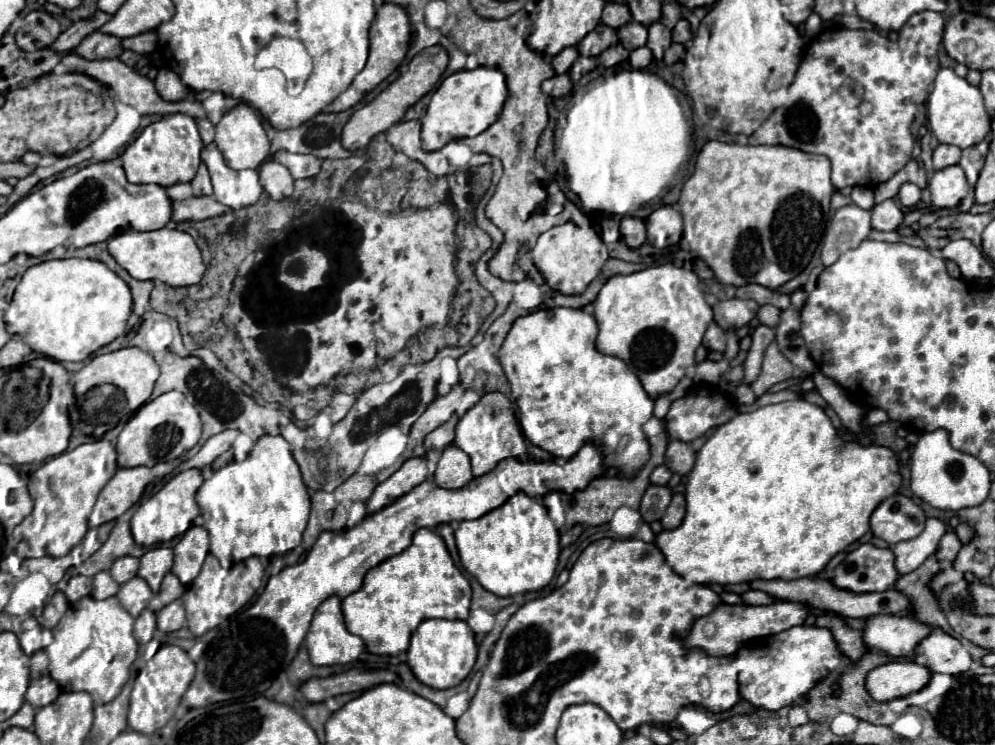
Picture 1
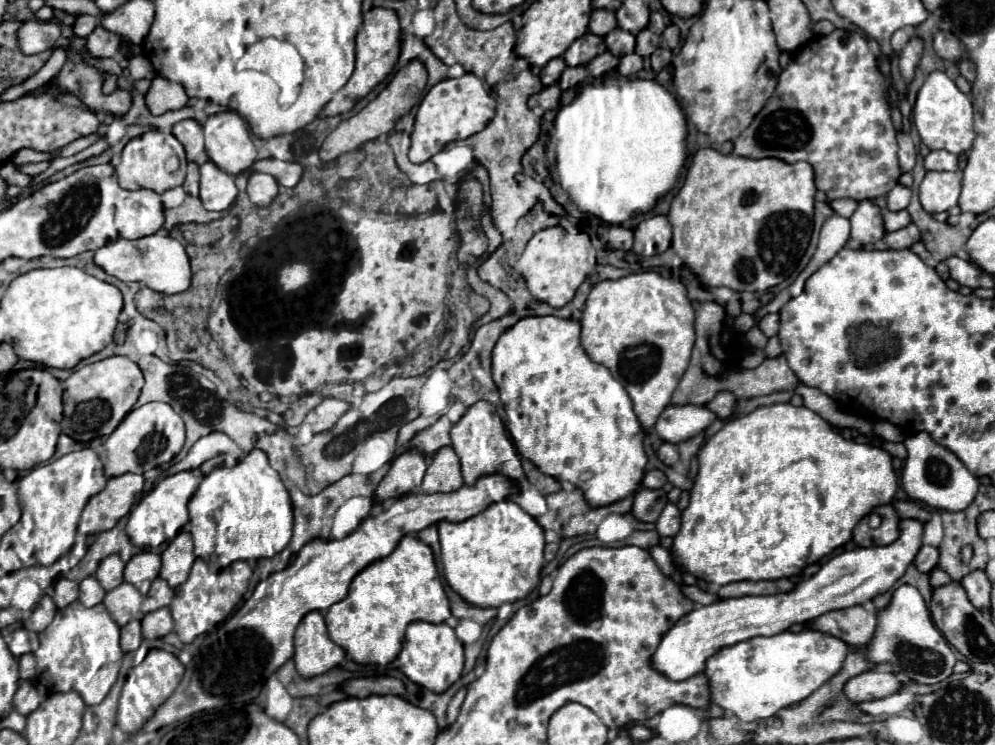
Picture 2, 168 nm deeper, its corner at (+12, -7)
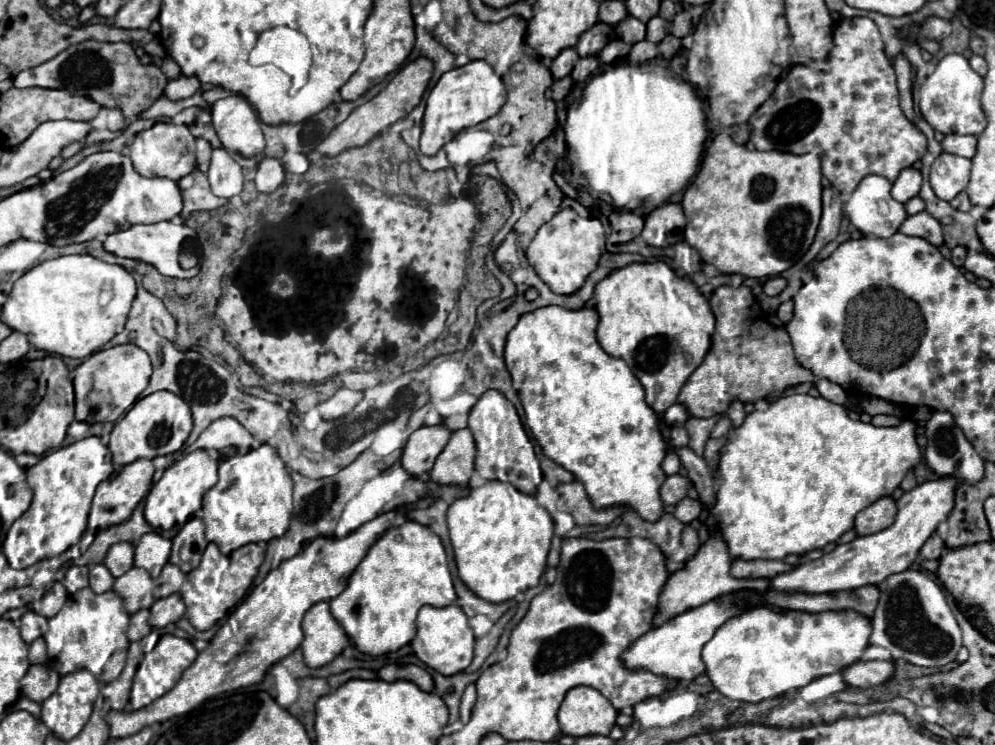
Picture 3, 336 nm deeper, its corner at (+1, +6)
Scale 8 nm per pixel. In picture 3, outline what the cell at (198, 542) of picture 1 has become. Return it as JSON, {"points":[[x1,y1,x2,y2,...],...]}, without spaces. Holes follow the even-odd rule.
{"points":[[191,518,173,538,173,550,169,562,179,566,187,574,199,566,205,546,207,546,205,524,199,518]]}

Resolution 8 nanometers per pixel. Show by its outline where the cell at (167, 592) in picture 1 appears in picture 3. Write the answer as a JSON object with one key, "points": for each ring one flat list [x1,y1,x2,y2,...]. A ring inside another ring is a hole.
{"points":[[167,564,161,570,159,578,155,580,155,598,165,598,165,596,169,596,173,592,179,592,183,580,185,580,185,574,179,570,179,566]]}

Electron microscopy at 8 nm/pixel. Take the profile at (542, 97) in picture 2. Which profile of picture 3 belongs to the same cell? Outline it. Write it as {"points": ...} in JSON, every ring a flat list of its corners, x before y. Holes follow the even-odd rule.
{"points":[[569,76,563,78,563,80,555,80,553,86,551,86,551,100,555,100,555,102,563,100,569,94,571,86,573,86,573,80]]}

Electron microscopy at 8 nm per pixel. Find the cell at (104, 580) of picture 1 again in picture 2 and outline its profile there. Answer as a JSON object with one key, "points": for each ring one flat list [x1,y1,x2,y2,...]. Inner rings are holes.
{"points":[[86,577,82,583,80,583,80,603,84,607,94,607,98,603,102,603,104,599,104,589,102,585,96,581,96,577]]}

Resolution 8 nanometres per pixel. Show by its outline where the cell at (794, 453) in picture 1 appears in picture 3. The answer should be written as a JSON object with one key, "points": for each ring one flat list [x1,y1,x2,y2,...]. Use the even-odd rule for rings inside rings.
{"points":[[795,394,795,396,785,396,777,401,768,402,767,400,759,400,756,405,762,405,762,409,754,409,745,422,733,430,733,434,729,436,725,448,721,450,721,462,719,462,719,470,715,474,717,480,717,504,713,506,713,510,709,512,707,518,707,526,711,532,721,534,721,538,729,544,729,552,731,558,743,558,743,560,755,560,755,558,765,558,765,560,783,560,789,554,805,554,809,550,815,548,823,548,829,542,839,540,841,534,845,534,847,530,853,528,853,520,855,514,861,512,863,508,867,508,869,504,873,504,875,500,883,498,883,496,891,496,893,490,901,484,903,476,915,468,921,462,921,448,917,444,917,424,913,420,903,420,899,426,891,426,891,428,879,428,873,426,869,422,861,422,861,420,851,420,847,416,845,406,833,404,825,398,813,398,809,394]]}

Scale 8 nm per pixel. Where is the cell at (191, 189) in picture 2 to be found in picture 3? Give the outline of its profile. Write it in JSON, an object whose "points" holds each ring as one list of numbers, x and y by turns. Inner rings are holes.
{"points":[[197,138,197,168,201,172,207,172,211,162,211,152,213,152,211,144,205,138]]}

